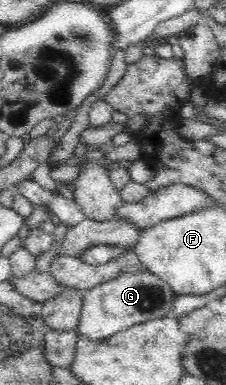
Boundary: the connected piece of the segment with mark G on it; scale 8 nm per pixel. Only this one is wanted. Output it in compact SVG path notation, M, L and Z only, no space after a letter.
M146 267L141 272L121 272L119 276L85 290L79 324L75 331L89 340L103 340L148 320L164 316L177 318L172 311L177 296L166 282Z

